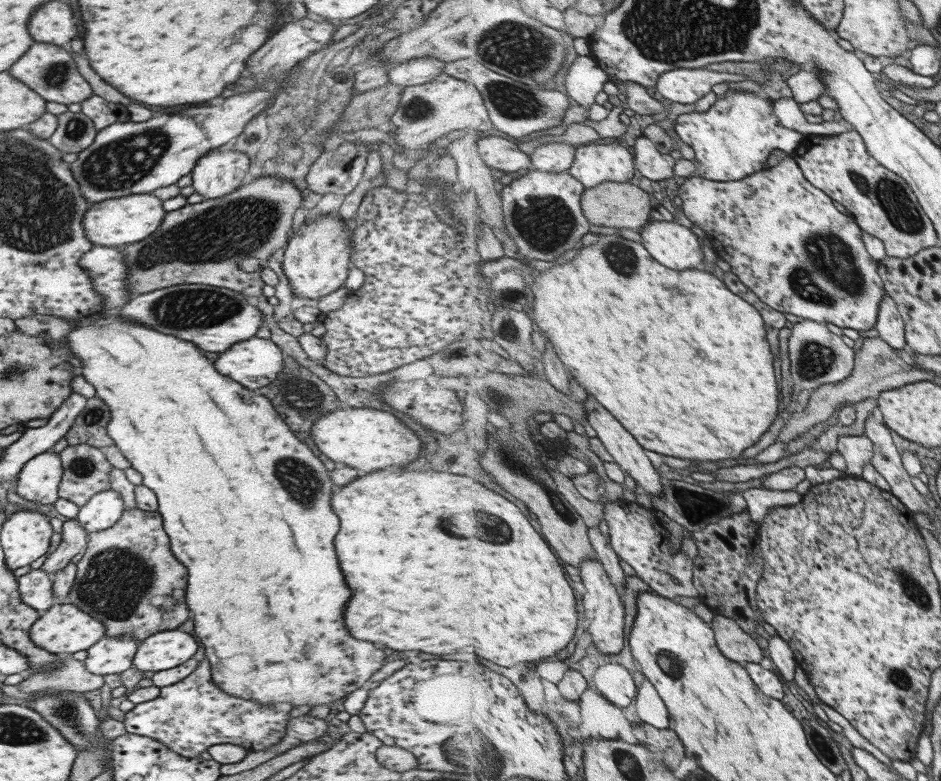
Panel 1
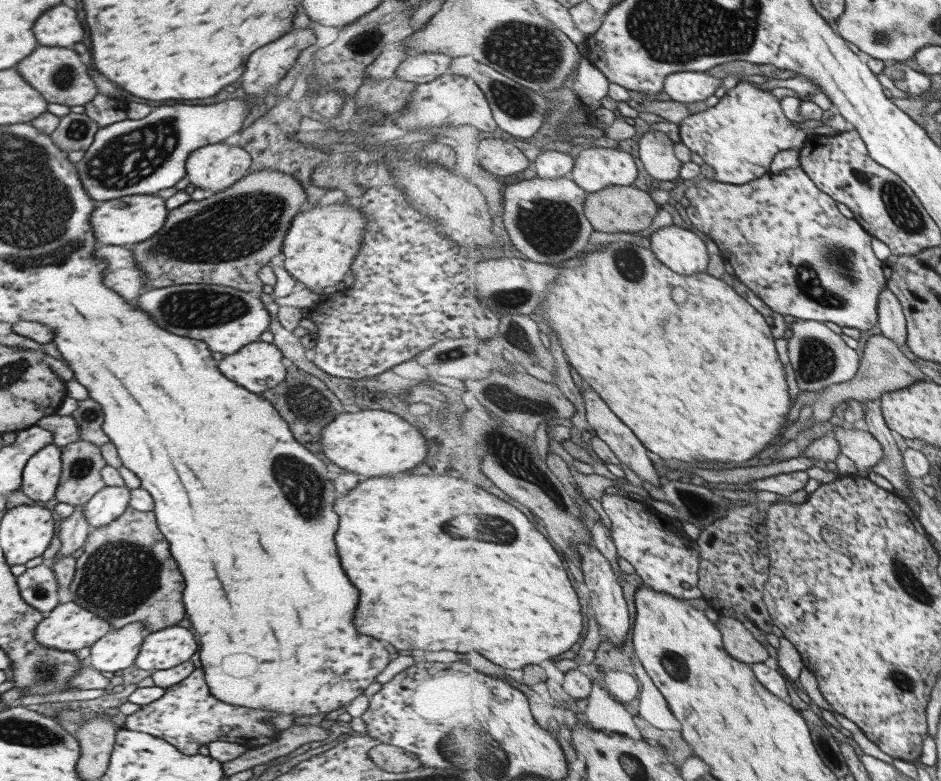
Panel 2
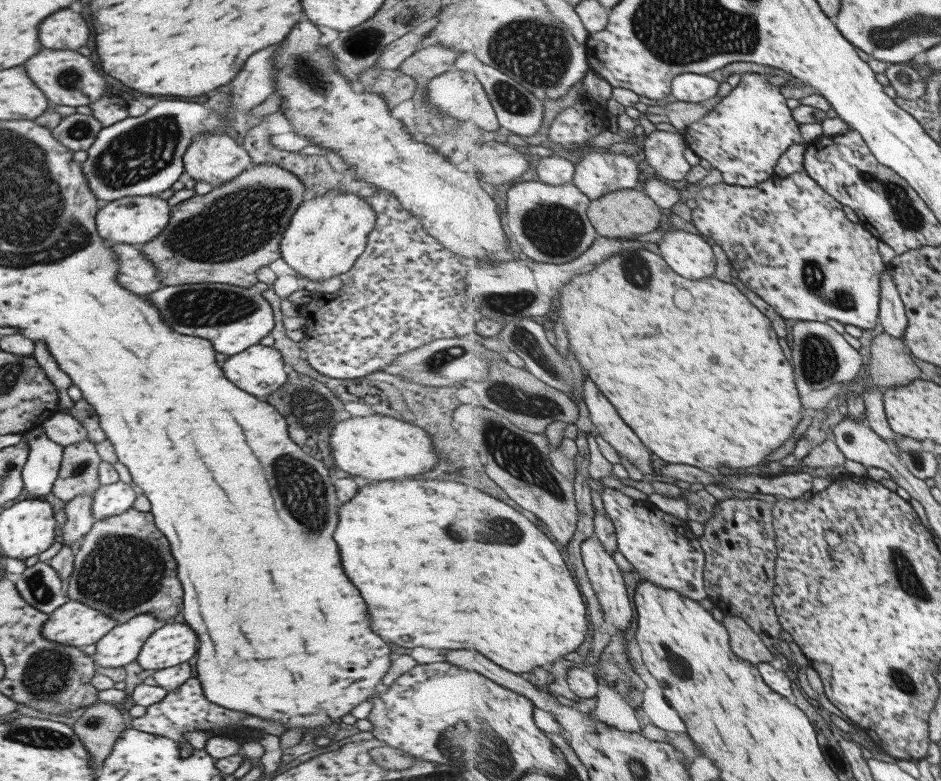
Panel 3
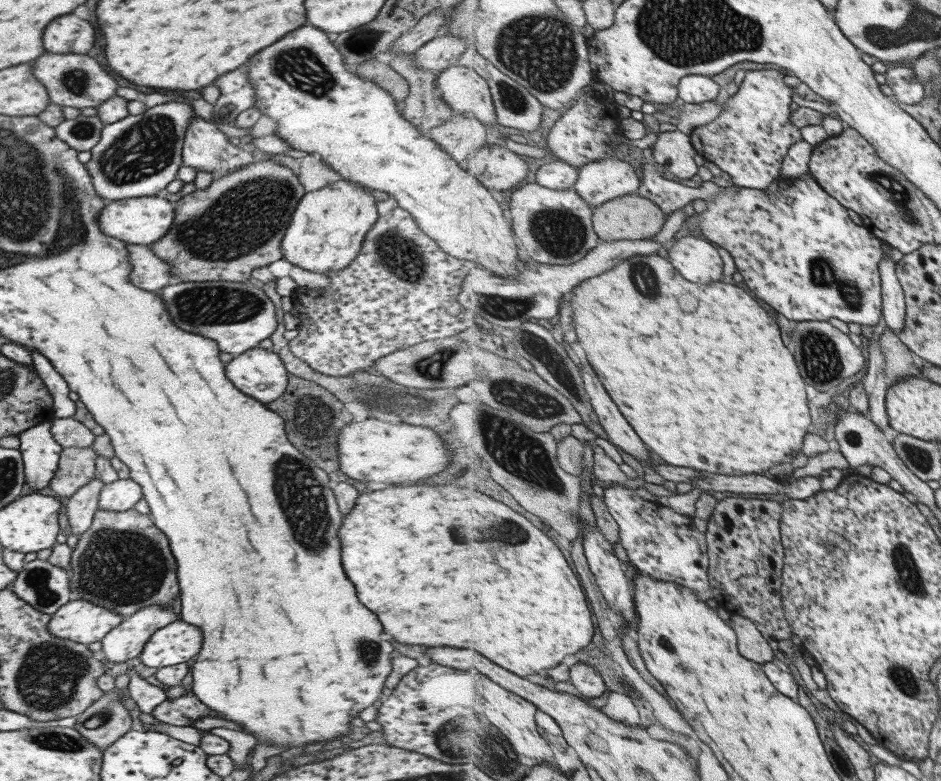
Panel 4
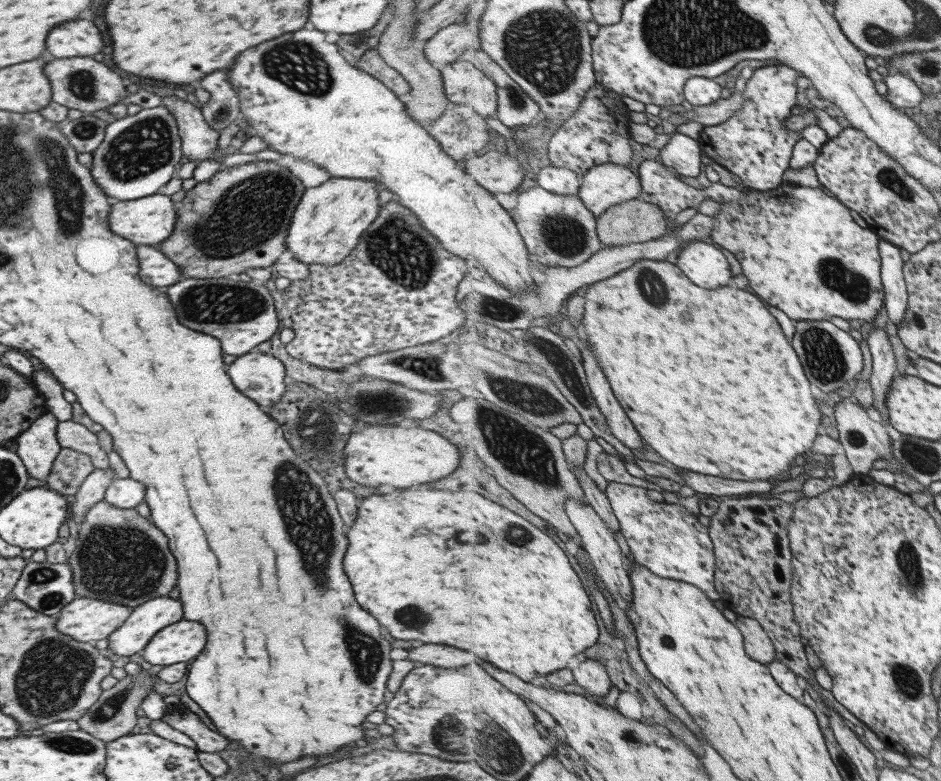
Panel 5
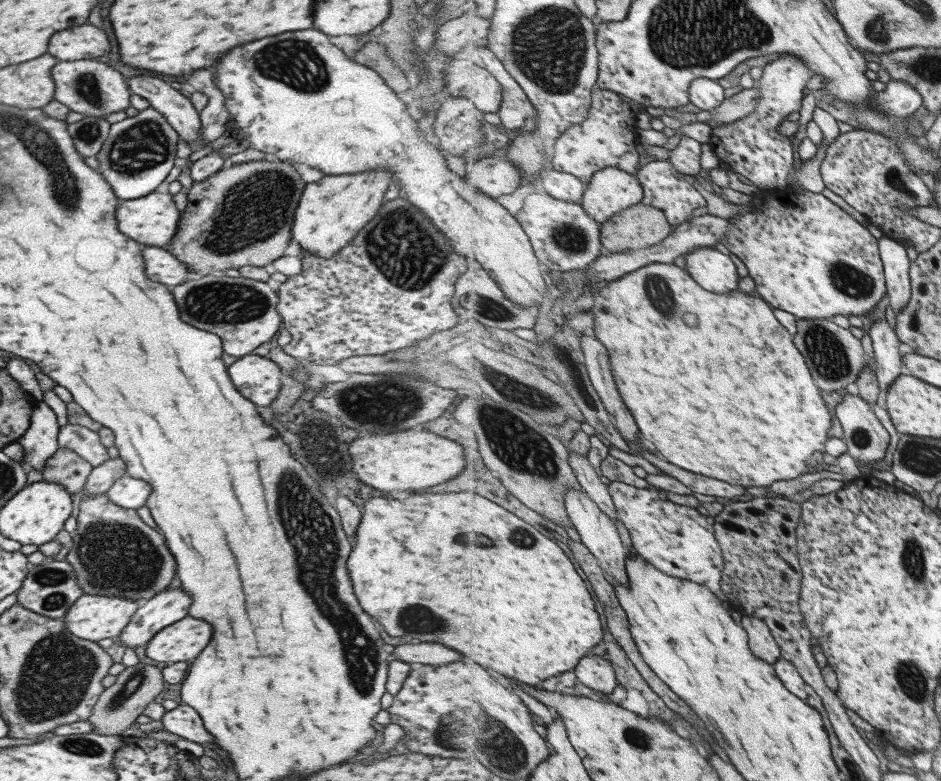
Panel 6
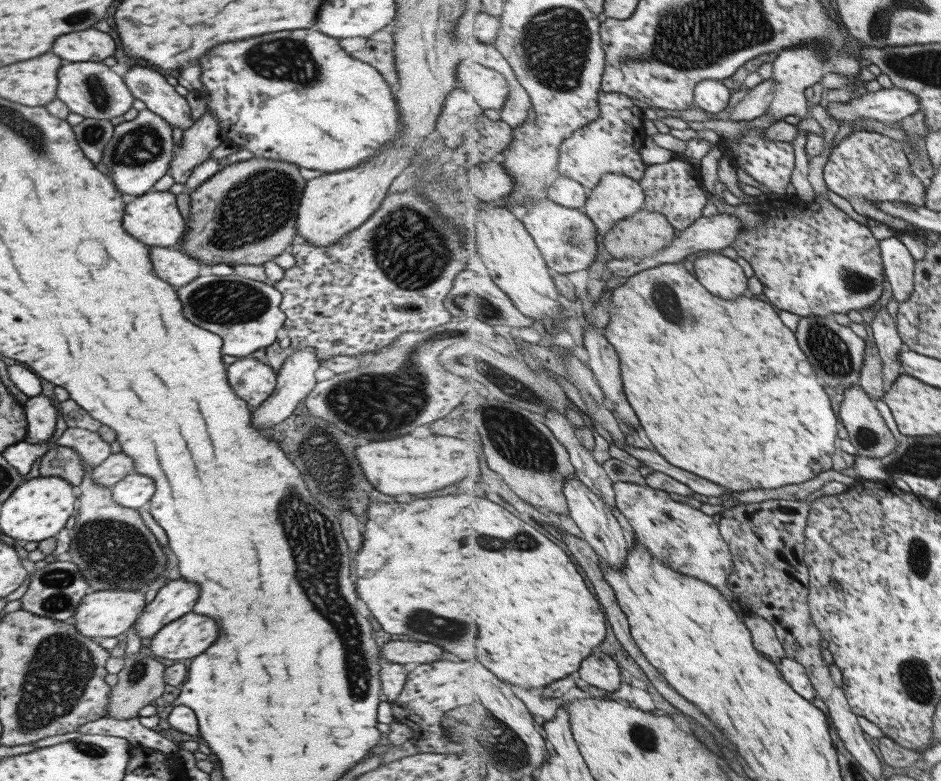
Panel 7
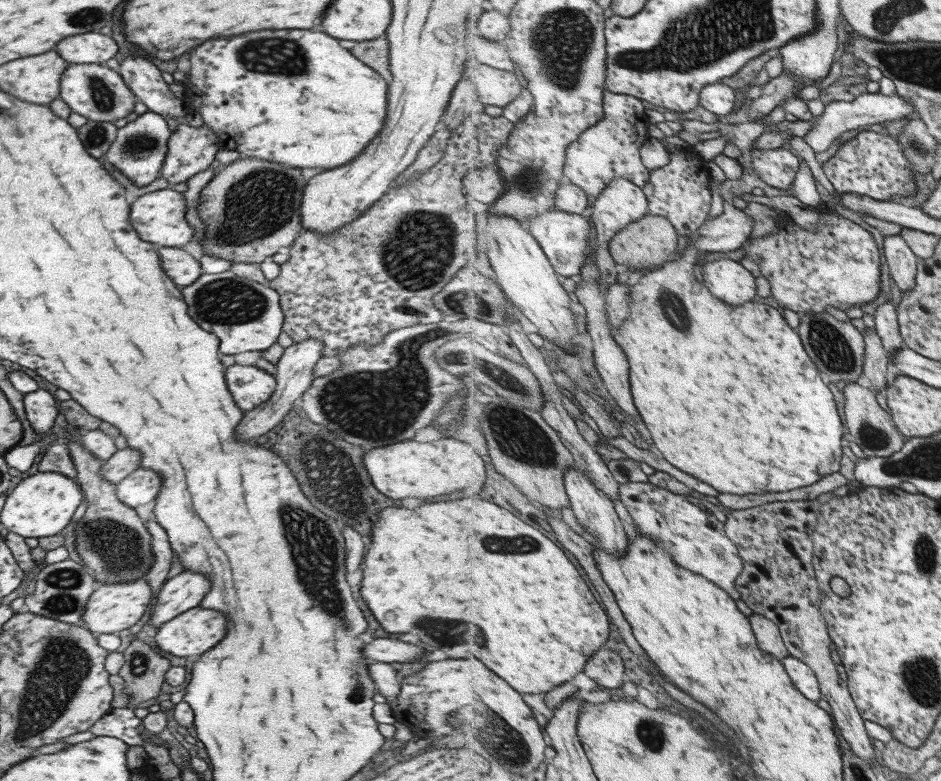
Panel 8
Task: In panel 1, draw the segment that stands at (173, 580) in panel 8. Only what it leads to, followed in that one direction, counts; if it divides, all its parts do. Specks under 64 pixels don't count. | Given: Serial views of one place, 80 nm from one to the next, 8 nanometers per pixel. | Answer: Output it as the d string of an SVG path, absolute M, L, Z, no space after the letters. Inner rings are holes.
M103 635L86 650L85 668L99 676L119 674L132 666L132 658L139 642L129 635L117 638Z

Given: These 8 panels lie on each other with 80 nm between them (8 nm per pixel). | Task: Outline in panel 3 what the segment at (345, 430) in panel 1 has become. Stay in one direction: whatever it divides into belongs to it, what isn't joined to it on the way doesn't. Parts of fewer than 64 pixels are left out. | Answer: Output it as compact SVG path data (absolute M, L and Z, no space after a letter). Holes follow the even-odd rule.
M379 412L338 422L329 438L331 454L339 470L351 476L383 481L429 472L439 459L431 444L425 430L410 424L407 419L401 421Z

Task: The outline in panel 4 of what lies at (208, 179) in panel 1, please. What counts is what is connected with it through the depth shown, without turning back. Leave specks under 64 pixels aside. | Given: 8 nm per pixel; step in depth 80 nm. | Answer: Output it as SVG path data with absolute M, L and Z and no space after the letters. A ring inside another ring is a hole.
M195 115L186 126L182 148L180 150L181 164L197 170L205 170L210 175L219 177L222 174L237 170L239 167L252 163L256 158L243 145L235 147L227 141L229 131L225 128L206 122Z

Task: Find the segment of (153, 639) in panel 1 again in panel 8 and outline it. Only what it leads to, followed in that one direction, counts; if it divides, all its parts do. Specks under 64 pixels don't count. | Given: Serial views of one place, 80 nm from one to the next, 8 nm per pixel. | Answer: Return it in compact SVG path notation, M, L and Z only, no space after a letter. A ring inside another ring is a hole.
M197 605L160 624L156 629L154 639L157 648L161 652L186 658L187 656L199 656L207 652L223 636L225 636L225 618L223 618L223 614Z

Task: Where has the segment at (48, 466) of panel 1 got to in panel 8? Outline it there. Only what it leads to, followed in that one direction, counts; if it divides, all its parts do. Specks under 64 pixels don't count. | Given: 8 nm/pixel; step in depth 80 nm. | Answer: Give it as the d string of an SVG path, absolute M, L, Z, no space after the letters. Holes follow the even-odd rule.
M38 388L22 394L22 405L26 414L25 420L38 436L51 428L57 410L54 397L48 391Z

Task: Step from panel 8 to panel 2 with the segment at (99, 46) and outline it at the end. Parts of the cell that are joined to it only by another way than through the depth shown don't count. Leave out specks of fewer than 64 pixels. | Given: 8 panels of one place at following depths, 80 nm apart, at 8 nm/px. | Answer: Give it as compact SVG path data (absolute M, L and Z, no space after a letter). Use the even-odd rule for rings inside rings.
M55 6L41 14L33 24L33 34L41 46L59 46L69 48L83 38L83 26L77 20L75 10L67 6Z

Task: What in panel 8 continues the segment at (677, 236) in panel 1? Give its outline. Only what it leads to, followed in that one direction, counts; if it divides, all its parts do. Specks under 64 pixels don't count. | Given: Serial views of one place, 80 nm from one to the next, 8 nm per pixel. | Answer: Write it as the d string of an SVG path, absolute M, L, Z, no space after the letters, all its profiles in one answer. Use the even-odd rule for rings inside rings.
M719 259L702 265L704 282L710 292L729 305L745 305L755 301L757 280L740 262Z

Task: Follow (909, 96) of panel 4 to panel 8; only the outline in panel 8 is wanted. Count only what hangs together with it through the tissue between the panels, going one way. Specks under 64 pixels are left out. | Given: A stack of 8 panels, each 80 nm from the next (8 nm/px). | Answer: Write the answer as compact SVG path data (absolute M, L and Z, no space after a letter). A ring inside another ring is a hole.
M879 90L875 93L861 93L853 101L831 101L826 104L825 112L818 117L814 117L813 128L803 137L806 143L815 153L825 152L833 146L835 138L839 138L843 132L855 130L861 126L872 127L874 124L881 124L897 120L898 118L914 117L914 106L905 100L898 93L887 96Z

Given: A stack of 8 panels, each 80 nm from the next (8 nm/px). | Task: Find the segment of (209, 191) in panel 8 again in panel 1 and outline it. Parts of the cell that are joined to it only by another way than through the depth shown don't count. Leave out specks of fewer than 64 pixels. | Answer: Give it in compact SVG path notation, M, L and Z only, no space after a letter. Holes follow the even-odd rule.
M264 176L264 177L257 177L257 178L252 178L252 179L250 179L250 180L249 180L249 179L246 179L246 180L245 180L245 181L244 181L244 182L243 182L243 183L242 183L242 184L241 184L241 185L239 185L239 186L238 186L238 187L237 187L237 188L235 188L235 190L232 190L232 192L231 192L231 193L229 193L229 194L226 194L226 195L225 195L225 196L220 196L220 197L219 197L219 198L210 198L210 199L207 199L207 200L205 200L205 199L203 199L203 200L202 200L202 201L201 201L201 202L198 202L198 203L195 203L195 204L187 204L187 203L185 203L185 206L182 206L182 207L181 207L181 208L178 208L178 209L177 209L177 210L174 210L174 211L171 211L171 212L168 212L168 213L164 213L164 217L163 217L163 220L162 220L162 221L161 221L161 224L160 224L160 225L159 225L159 226L158 226L158 227L157 227L157 229L156 229L156 230L157 230L157 232L153 232L153 234L151 234L151 235L149 235L149 236L147 236L147 238L143 238L143 240L141 240L141 241L139 241L139 242L135 242L135 243L134 243L134 244L133 244L133 245L132 245L132 246L131 246L131 245L125 245L125 246L121 246L121 247L120 247L120 251L121 251L121 254L123 254L123 262L125 262L125 272L127 272L127 279L126 279L126 287L127 287L127 288L128 288L128 289L127 289L127 296L129 296L129 298L130 298L130 299L131 299L131 298L132 298L132 297L134 297L134 296L137 296L137 295L139 295L139 294L146 294L146 293L149 293L149 292L152 292L152 291L153 291L153 290L159 290L159 289L160 289L160 288L167 288L167 287L168 287L168 286L171 286L171 285L182 285L182 284L185 284L185 283L187 283L187 284L190 284L190 285L209 285L209 286L216 286L216 287L219 287L219 288L226 288L226 289L227 289L227 290L233 290L233 292L237 292L237 293L239 293L239 294L243 294L243 296L245 296L245 297L248 297L248 296L256 296L256 297L259 297L259 296L260 296L260 295L261 295L261 294L262 294L262 289L261 289L261 288L262 288L262 286L263 286L263 285L264 285L264 282L263 282L263 281L262 281L262 280L261 280L261 279L260 279L260 270L261 270L261 268L263 268L263 267L264 267L264 266L265 266L265 265L266 265L266 261L267 261L267 258L268 258L268 257L270 257L270 256L271 256L271 255L273 255L273 253L275 253L275 251L277 251L277 249L279 249L279 252L280 252L280 251L281 251L281 250L282 250L282 249L283 249L283 247L284 247L284 245L285 245L285 244L286 244L286 243L287 243L287 241L288 241L288 237L289 237L289 234L290 234L290 232L291 232L291 228L292 228L292 218L293 218L293 215L294 215L294 214L295 214L295 210L297 210L297 208L299 208L299 207L300 207L300 206L301 206L301 204L302 204L302 201L303 201L303 198L302 198L302 194L301 194L301 193L300 193L300 190L299 190L299 189L296 189L296 188L295 188L295 186L293 186L293 183L290 183L290 182L289 182L289 181L286 181L286 180L285 180L285 179L282 179L282 178L279 178L279 177L272 177L272 176ZM248 258L256 258L256 259L259 259L259 261L260 261L260 267L261 267L261 268L260 268L260 269L258 269L258 270L255 270L255 272L249 272L249 273L247 273L247 272L243 272L243 270L239 270L239 266L237 266L237 265L238 265L238 264L239 264L239 261L241 261L241 260L243 260L243 259L248 259Z

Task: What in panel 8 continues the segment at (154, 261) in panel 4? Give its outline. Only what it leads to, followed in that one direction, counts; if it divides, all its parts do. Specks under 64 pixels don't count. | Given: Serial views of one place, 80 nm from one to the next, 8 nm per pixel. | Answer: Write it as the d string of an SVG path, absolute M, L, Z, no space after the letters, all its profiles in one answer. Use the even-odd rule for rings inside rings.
M157 247L157 258L162 274L171 279L179 288L189 286L202 275L200 264L179 247Z

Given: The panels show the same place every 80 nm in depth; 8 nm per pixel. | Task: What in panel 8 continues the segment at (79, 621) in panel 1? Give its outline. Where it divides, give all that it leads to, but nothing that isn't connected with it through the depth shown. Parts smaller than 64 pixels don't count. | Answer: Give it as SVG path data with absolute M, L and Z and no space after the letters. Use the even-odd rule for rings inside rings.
M144 576L134 581L102 584L87 599L82 614L84 627L92 634L113 634L119 630L125 630L125 628L137 624L141 616L145 614L149 602L151 602L151 595L152 590Z

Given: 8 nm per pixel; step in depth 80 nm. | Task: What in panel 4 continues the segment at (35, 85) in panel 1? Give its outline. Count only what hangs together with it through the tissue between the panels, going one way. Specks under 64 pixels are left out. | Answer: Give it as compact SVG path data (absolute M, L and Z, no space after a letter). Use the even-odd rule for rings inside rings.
M45 54L31 61L32 75L43 83L51 103L71 108L96 108L115 95L113 77L89 56L83 54Z

